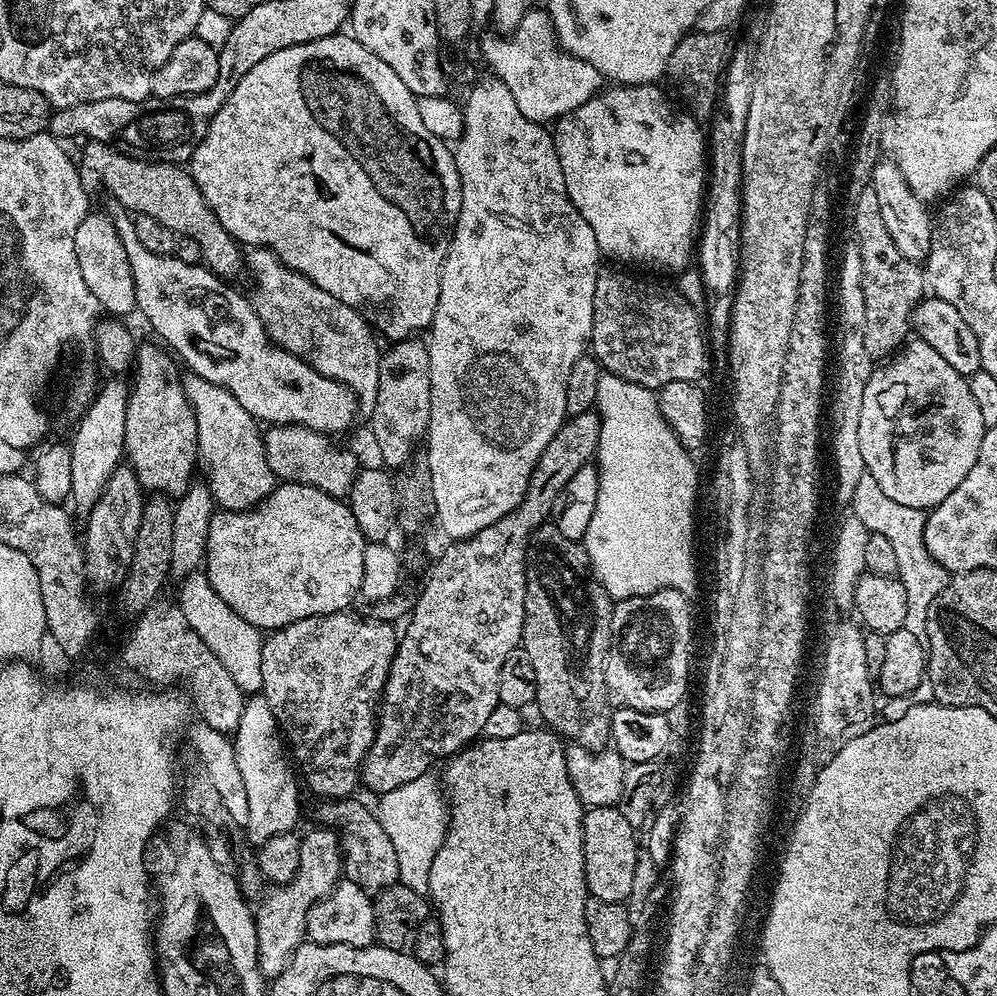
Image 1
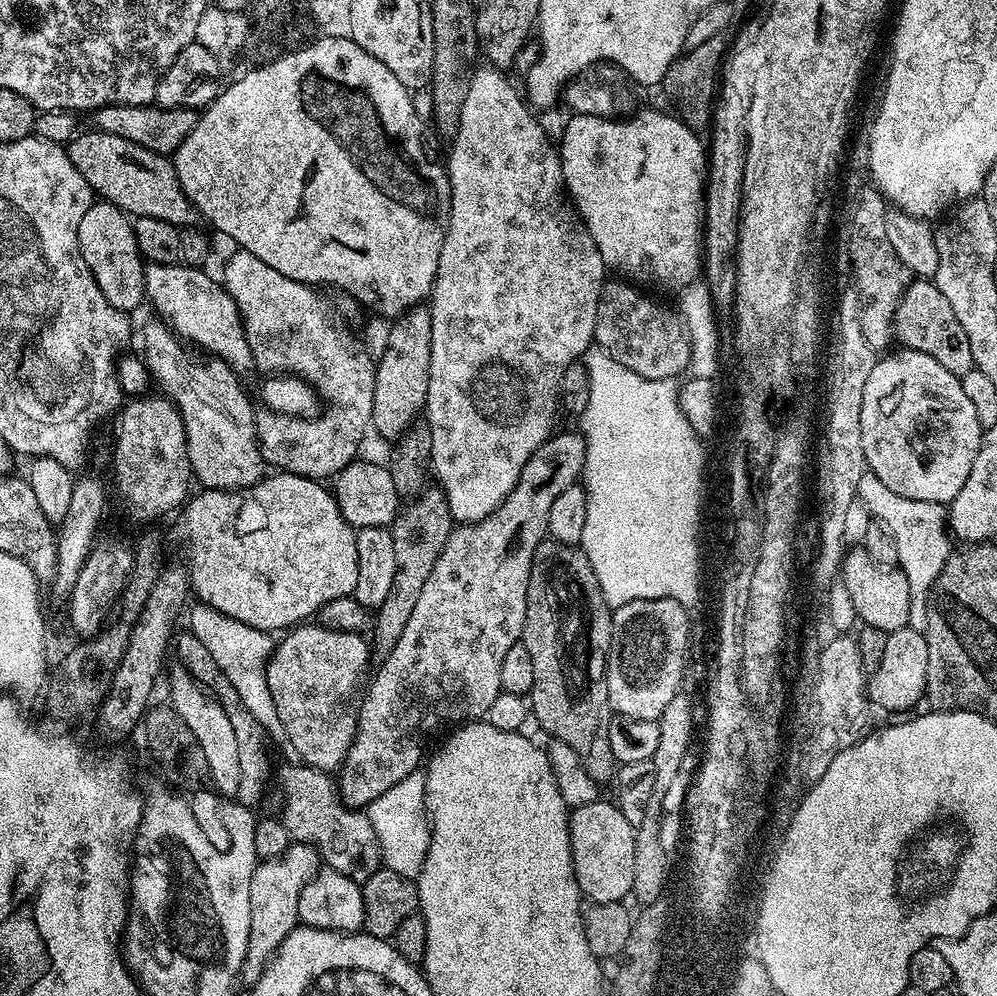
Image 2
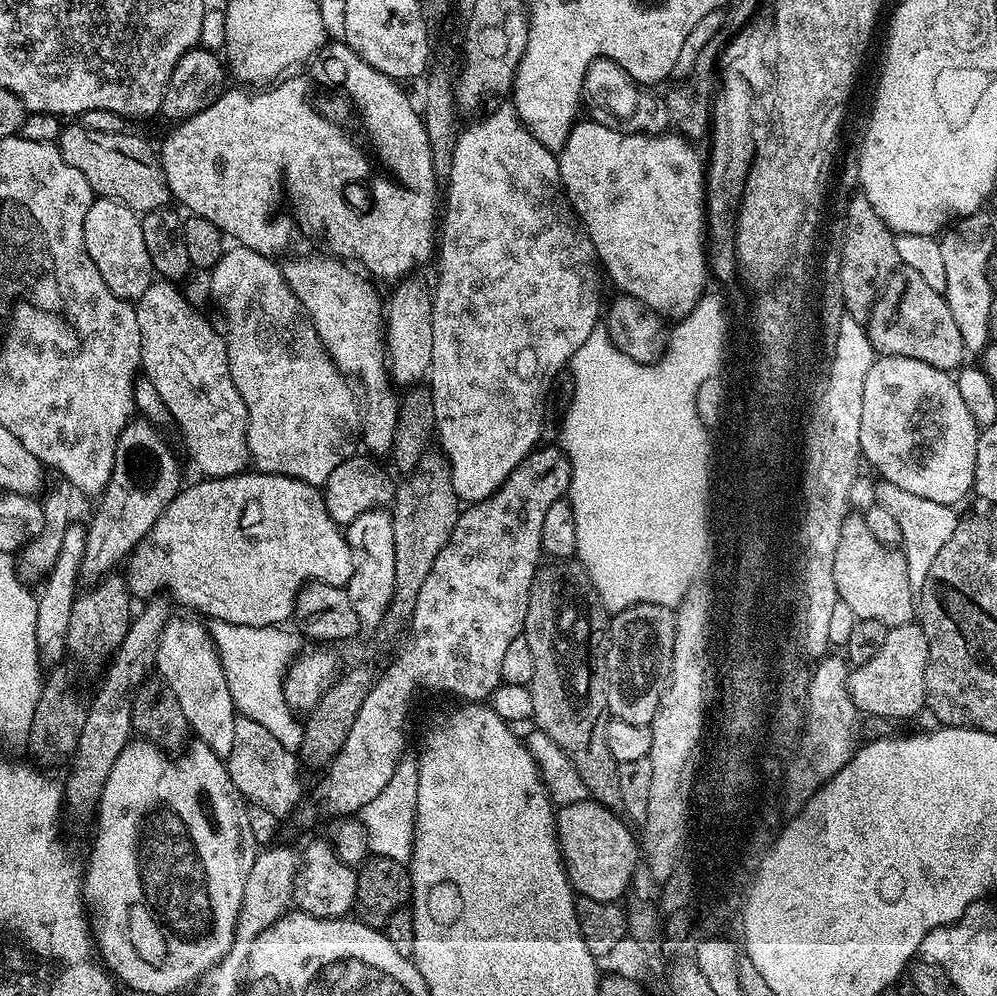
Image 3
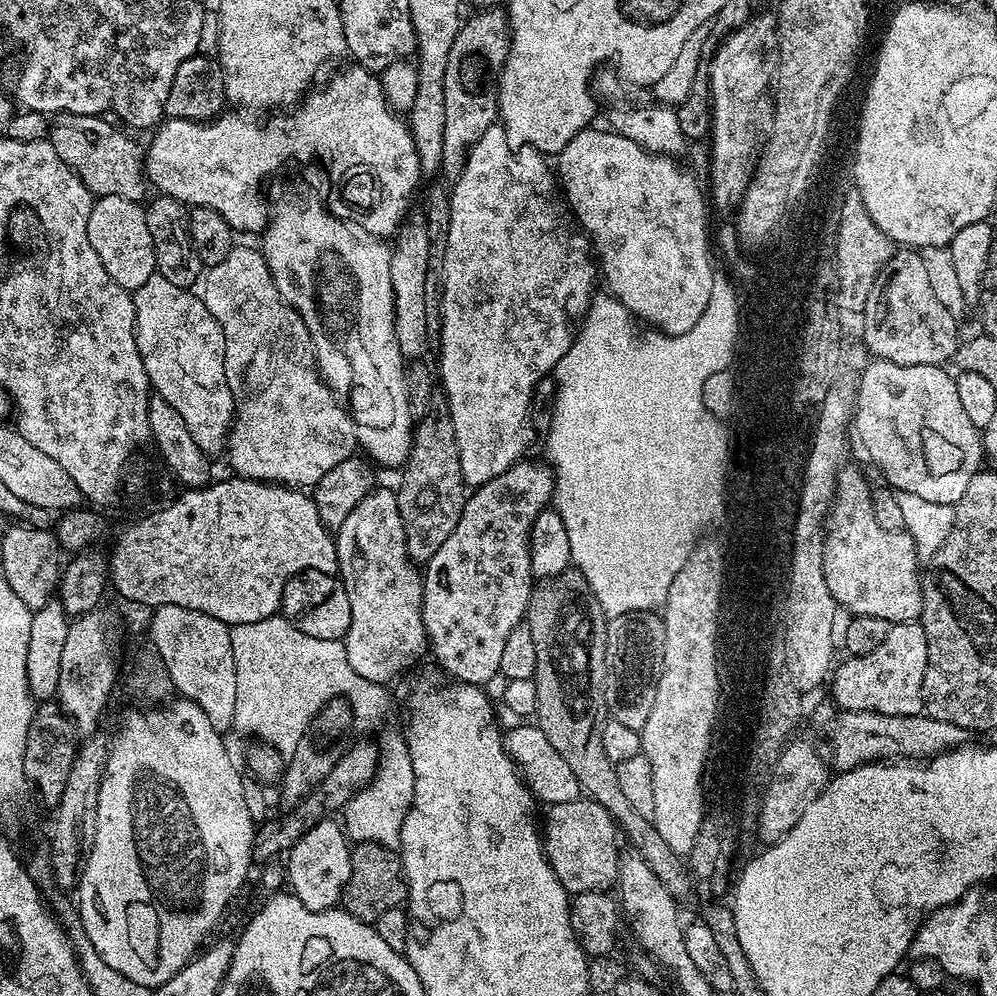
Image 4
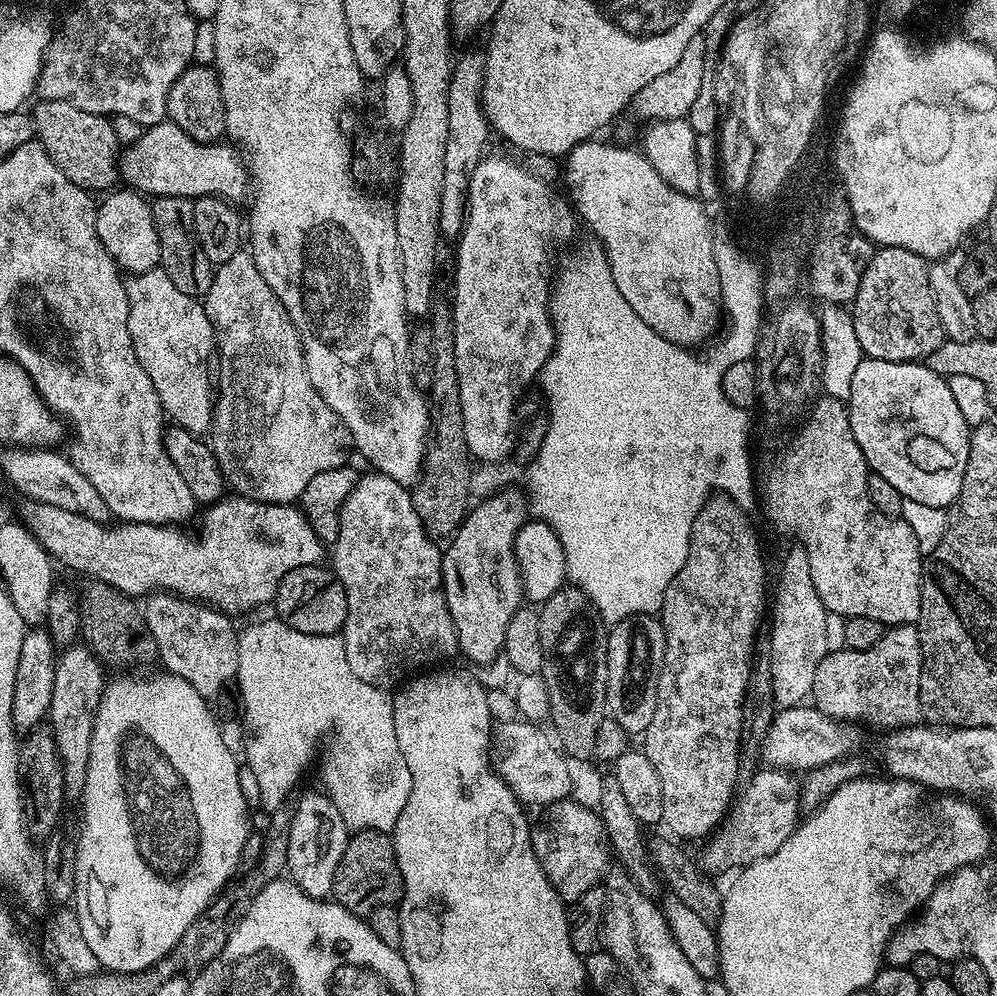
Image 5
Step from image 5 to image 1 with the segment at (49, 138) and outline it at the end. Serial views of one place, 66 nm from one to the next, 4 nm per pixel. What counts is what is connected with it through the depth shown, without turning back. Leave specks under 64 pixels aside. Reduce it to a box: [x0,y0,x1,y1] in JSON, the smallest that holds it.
[83,141,245,281]

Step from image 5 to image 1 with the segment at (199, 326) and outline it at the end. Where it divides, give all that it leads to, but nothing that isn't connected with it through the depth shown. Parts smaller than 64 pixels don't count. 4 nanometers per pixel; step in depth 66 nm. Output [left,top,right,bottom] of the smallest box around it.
[183,375,278,512]

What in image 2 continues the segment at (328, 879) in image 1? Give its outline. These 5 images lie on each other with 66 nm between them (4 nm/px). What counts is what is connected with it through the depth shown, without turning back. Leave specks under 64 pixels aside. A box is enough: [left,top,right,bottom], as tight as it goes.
[248,843,322,973]

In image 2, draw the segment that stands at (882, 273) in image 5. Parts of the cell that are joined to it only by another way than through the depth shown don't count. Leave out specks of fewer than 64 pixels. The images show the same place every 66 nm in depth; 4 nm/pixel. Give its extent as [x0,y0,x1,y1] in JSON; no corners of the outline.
[892,278,974,377]

